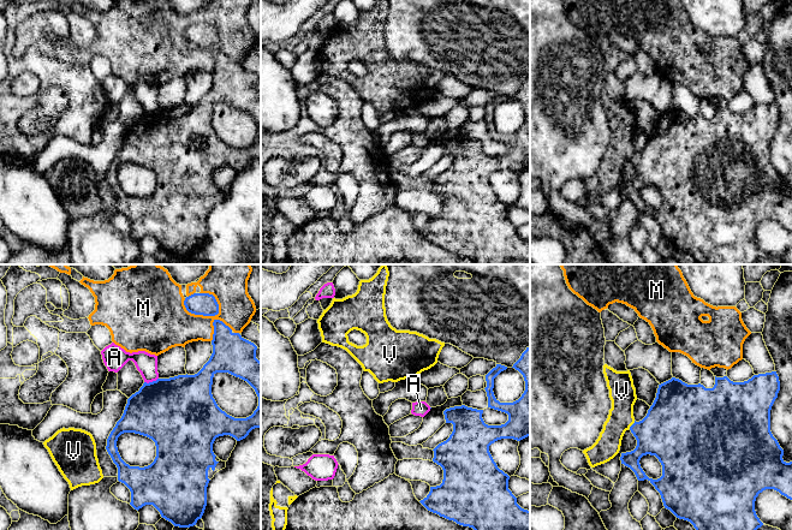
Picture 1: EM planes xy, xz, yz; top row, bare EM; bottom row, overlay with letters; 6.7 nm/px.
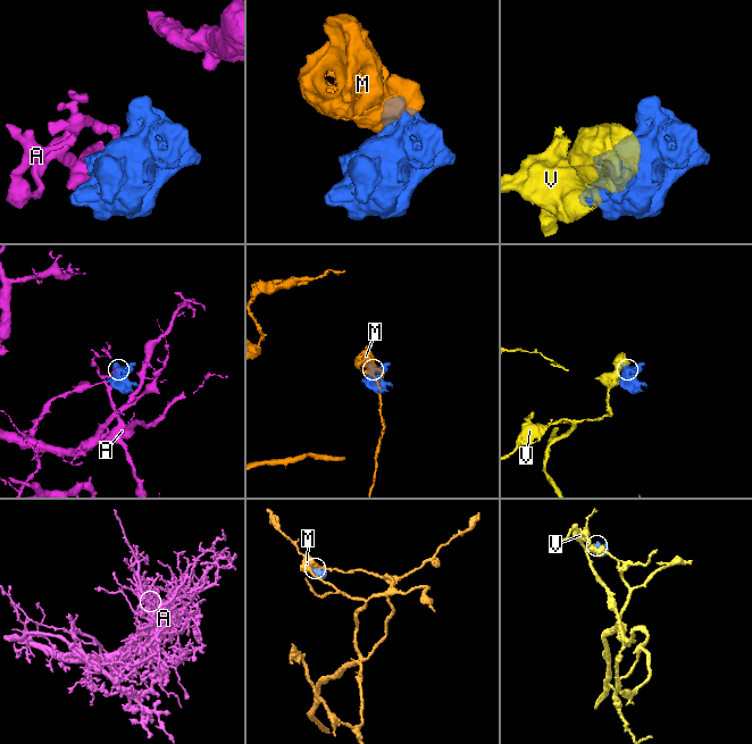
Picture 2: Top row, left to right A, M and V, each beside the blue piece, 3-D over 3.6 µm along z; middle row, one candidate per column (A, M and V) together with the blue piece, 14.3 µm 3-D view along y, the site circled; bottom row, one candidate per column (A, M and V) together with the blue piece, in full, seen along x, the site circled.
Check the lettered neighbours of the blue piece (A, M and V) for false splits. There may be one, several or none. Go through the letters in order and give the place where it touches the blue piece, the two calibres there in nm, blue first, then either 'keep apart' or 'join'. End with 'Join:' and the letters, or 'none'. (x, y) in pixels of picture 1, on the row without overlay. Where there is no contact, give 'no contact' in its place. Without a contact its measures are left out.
A: xy (150, 113) | 460/140 nm | keep apart
M: xy (198, 45) | 150/360 nm | keep apart
V: yz (632, 155) | 380/180 nm | keep apart
Join: none

